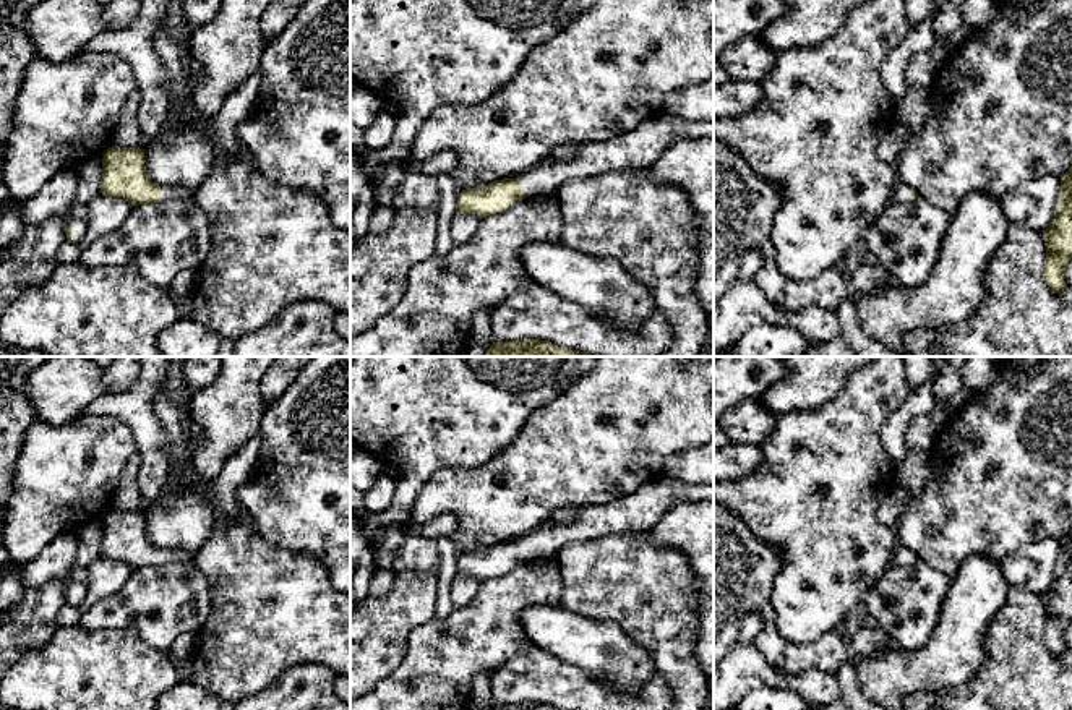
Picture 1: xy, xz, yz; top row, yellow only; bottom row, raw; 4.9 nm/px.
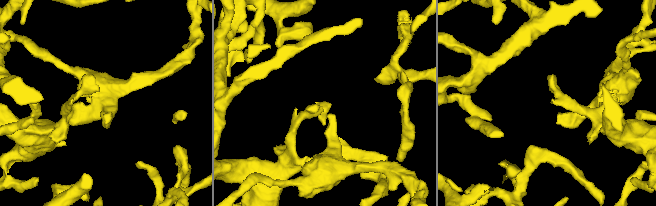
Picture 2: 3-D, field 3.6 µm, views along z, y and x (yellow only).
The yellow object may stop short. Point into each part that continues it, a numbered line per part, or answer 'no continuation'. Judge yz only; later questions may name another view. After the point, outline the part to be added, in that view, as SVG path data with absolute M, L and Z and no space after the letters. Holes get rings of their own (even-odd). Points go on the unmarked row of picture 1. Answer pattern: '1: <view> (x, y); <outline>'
1: yz (900, 556); M897 543L892 556L892 566L908 566L908 564L910 564L910 550Z

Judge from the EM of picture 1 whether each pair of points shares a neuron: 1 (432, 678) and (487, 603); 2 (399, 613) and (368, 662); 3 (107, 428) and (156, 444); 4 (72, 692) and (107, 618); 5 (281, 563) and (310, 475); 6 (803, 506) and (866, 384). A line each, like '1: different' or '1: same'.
1: same
2: same
3: different
4: different
5: different
6: same

